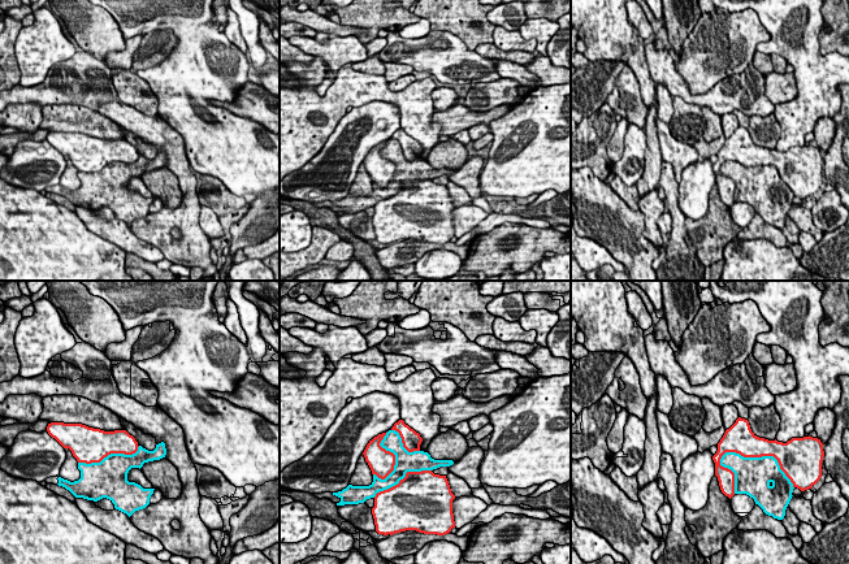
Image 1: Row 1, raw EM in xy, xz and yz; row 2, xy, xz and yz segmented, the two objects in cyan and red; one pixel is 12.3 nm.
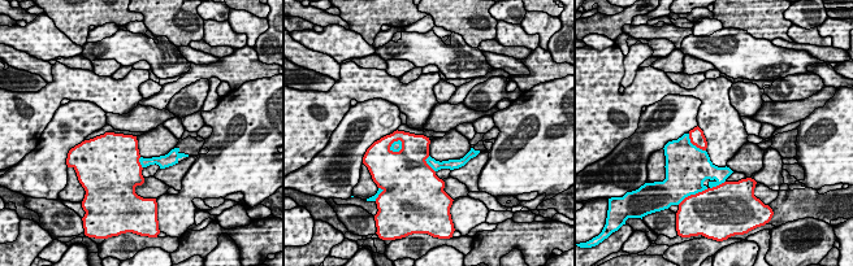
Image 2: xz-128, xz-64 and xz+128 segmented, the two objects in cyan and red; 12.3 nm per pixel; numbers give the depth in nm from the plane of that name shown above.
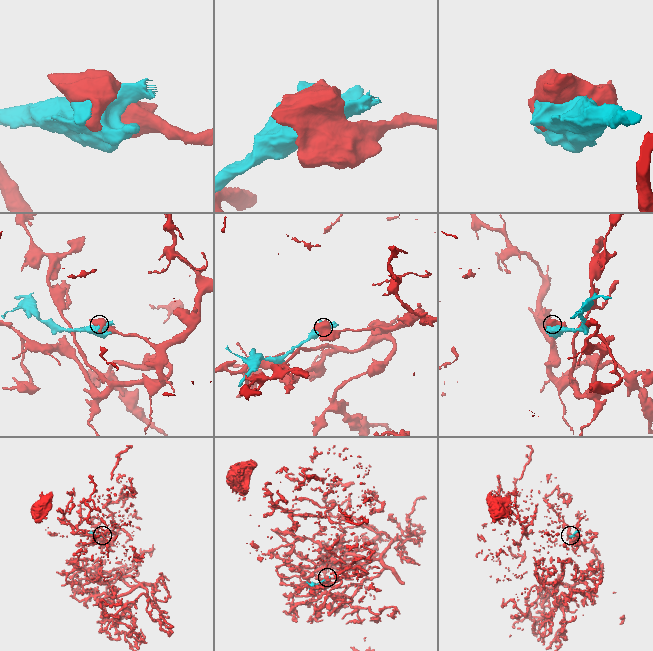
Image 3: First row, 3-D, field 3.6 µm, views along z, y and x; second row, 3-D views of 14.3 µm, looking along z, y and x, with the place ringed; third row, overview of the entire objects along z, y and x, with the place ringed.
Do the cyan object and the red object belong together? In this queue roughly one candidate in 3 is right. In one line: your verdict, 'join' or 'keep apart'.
keep apart

